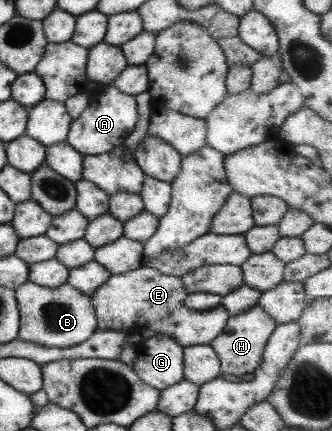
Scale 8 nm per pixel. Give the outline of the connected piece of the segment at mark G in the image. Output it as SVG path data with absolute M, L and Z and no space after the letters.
M157 333L135 344L135 349L136 357L130 368L135 372L135 375L138 375L143 383L161 391L163 388L183 380L183 348L173 338Z

